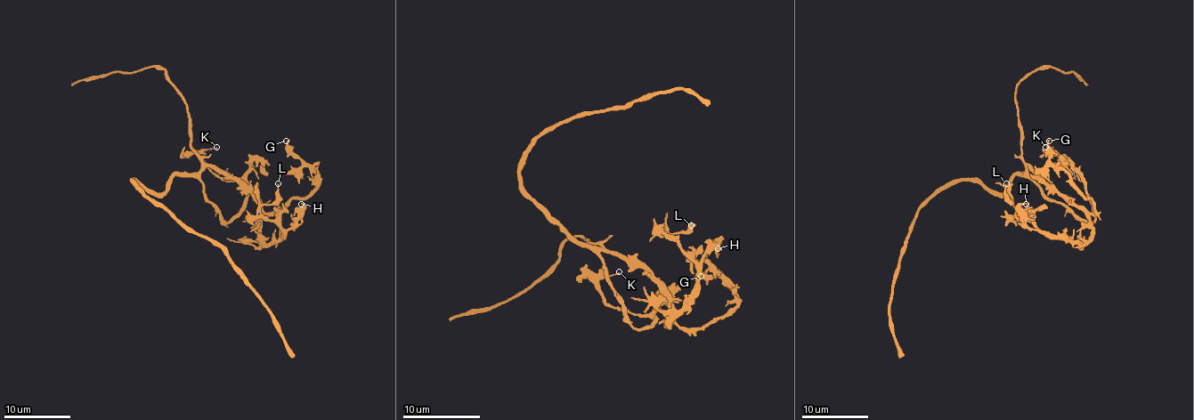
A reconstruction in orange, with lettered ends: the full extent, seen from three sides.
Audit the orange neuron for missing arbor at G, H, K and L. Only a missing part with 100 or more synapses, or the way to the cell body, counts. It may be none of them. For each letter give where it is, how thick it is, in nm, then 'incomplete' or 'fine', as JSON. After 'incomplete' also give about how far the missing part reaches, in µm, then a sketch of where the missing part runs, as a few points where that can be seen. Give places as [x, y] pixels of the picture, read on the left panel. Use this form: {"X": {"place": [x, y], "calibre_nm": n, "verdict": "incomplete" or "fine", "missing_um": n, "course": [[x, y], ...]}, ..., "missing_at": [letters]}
{"G": {"place": [286, 141], "calibre_nm": 220, "verdict": "fine"}, "H": {"place": [301, 204], "calibre_nm": 160, "verdict": "fine"}, "K": {"place": [216, 147], "calibre_nm": 110, "verdict": "fine"}, "L": {"place": [278, 183], "calibre_nm": 140, "verdict": "fine"}, "missing_at": []}

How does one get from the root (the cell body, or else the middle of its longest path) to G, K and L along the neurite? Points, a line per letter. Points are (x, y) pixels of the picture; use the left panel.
G: (161, 193), (174, 175), (216, 166), (241, 183), (264, 212), (281, 210), (316, 187), (316, 172), (286, 141)
K: (161, 193), (174, 175), (193, 175), (228, 222), (247, 189), (220, 179), (201, 160), (201, 154), (216, 147)
L: (161, 193), (174, 175), (216, 166), (255, 197), (261, 240), (272, 243), (283, 231), (260, 208), (278, 183)

